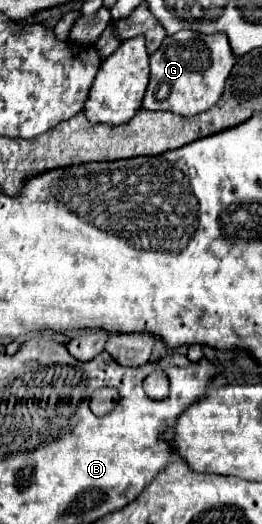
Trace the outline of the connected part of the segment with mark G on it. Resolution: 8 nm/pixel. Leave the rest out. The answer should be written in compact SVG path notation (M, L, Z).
M180 30L166 36L162 46L150 56L150 84L142 108L168 110L180 116L194 116L208 110L222 96L234 62L236 56L224 32L200 34L194 30Z

